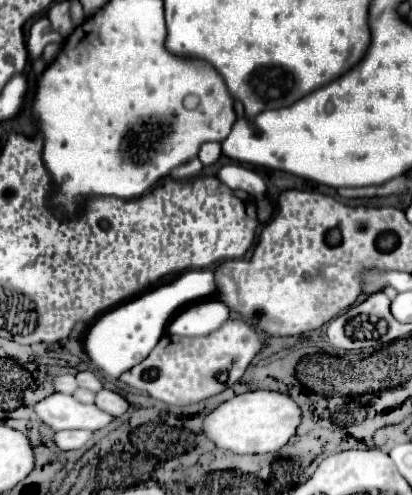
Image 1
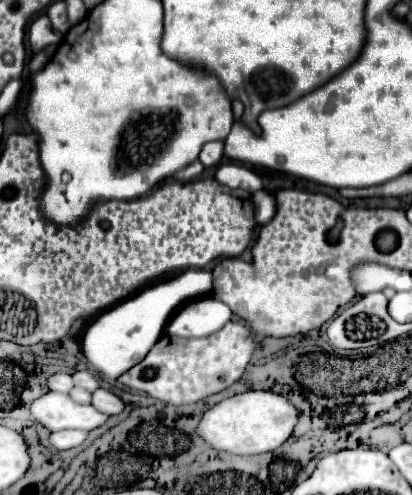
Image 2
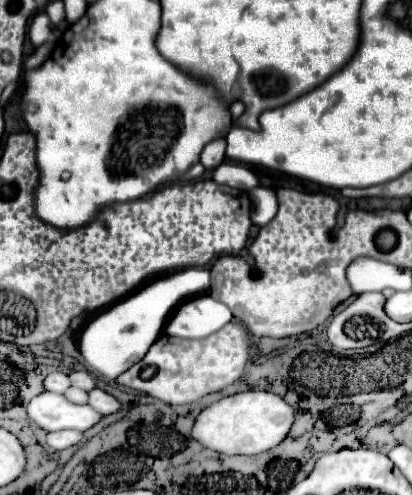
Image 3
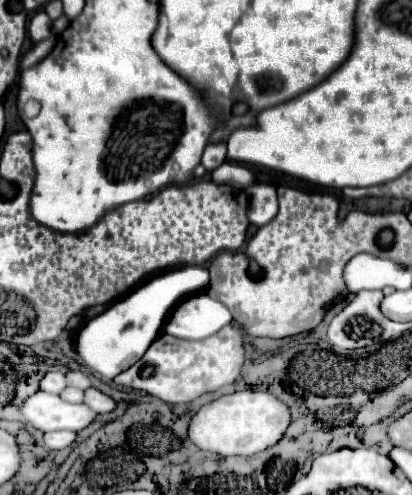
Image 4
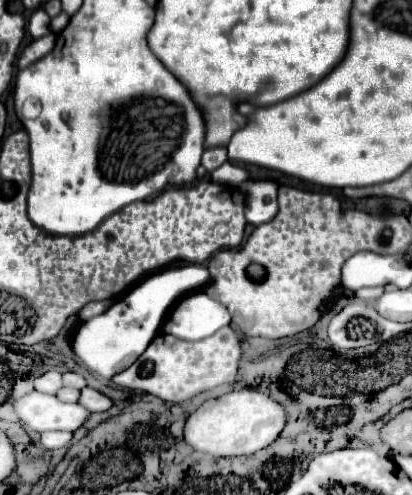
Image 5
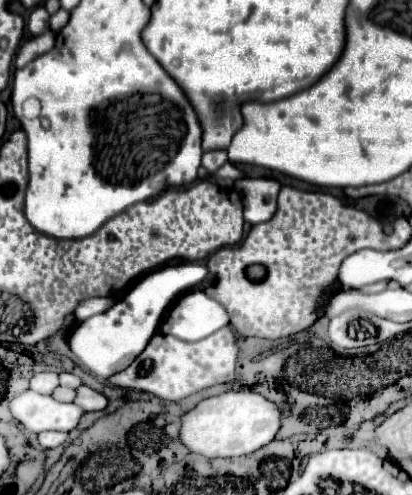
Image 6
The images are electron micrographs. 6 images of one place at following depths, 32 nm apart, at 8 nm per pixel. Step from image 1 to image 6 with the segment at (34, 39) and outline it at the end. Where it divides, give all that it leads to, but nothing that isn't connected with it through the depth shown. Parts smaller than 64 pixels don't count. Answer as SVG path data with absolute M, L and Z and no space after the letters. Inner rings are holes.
M36 6L28 18L28 30L36 36L36 34L42 34L42 30L48 28L48 18L50 14L46 12L44 6Z

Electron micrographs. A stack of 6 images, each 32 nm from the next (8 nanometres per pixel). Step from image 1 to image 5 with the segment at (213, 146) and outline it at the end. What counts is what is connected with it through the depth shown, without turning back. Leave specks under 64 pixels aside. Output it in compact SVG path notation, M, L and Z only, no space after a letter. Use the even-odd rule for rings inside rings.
M212 148L212 150L204 150L202 154L202 166L208 172L214 172L218 166L222 166L228 160L226 156L226 148Z

